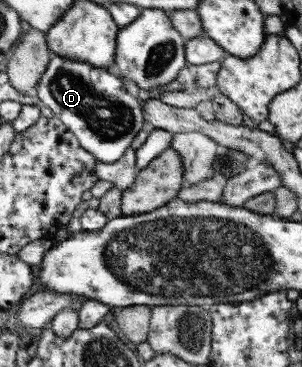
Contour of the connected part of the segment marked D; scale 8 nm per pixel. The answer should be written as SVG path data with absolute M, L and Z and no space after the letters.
M50 52L48 65L34 87L35 95L74 135L79 147L96 162L114 163L120 159L143 125L141 103L122 86L111 70L92 67L84 61L66 59Z

